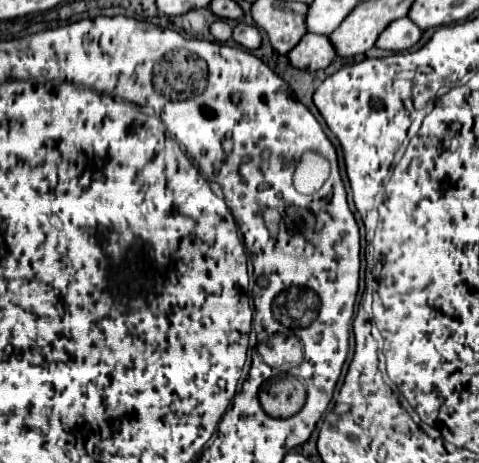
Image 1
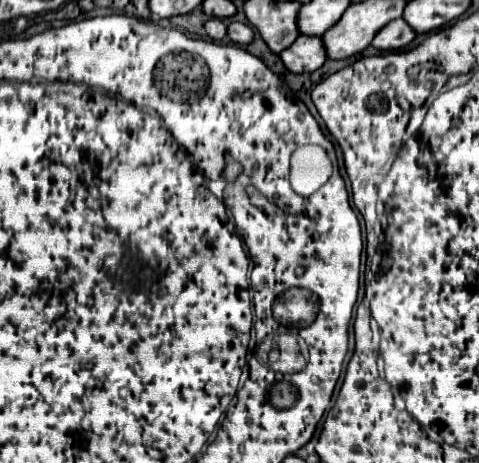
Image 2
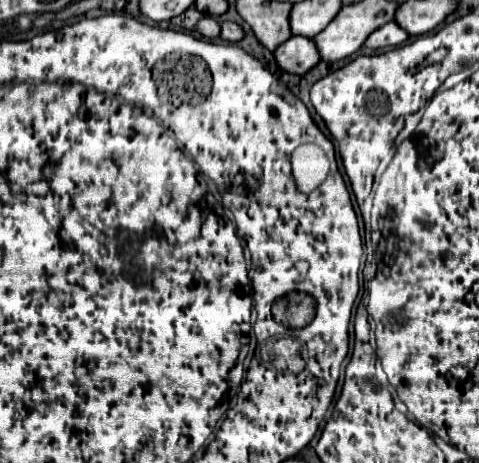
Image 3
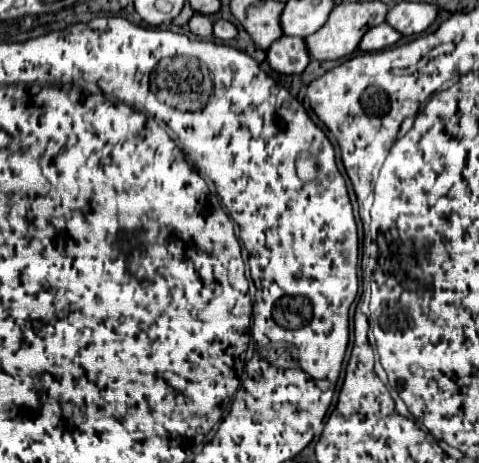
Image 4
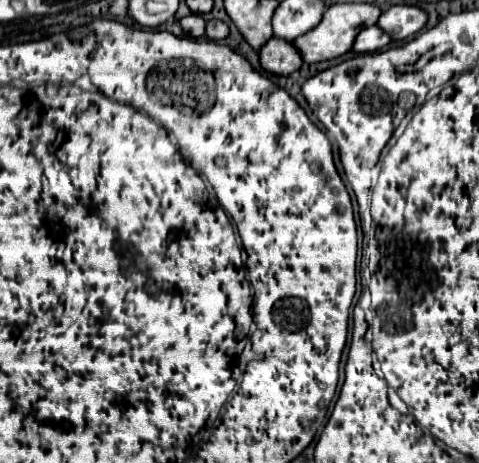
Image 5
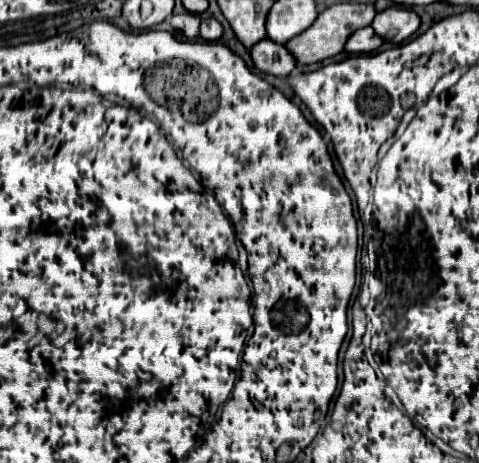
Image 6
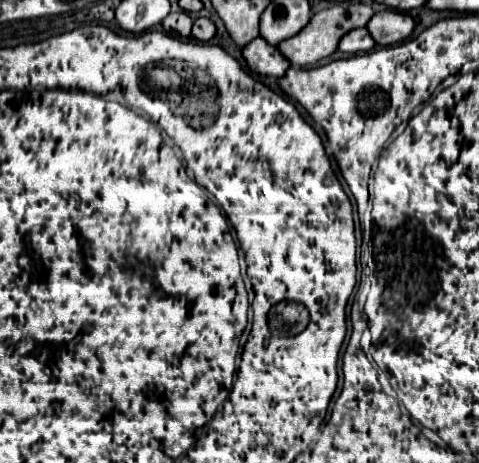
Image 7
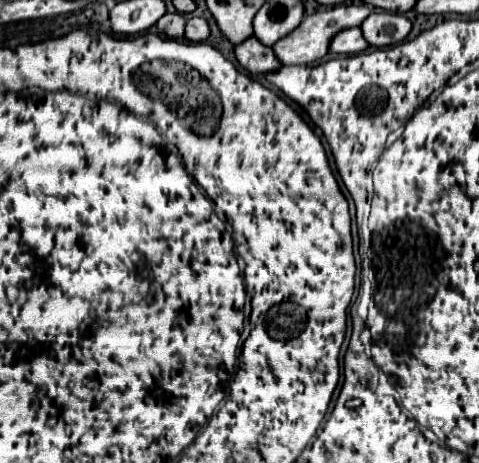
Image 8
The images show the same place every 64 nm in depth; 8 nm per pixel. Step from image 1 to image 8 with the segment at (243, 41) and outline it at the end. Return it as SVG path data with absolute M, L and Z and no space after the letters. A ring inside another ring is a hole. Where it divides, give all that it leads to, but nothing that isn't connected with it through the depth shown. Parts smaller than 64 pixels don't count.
M190 18L184 28L184 38L190 42L204 42L210 34L210 28L204 18Z

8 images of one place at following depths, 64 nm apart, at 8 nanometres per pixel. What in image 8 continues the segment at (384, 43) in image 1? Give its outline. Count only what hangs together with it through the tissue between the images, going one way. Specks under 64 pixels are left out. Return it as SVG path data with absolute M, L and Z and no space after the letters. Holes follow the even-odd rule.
M348 28L344 32L338 32L330 44L330 52L336 52L336 54L358 54L366 48L368 48L368 42L364 40L360 28Z

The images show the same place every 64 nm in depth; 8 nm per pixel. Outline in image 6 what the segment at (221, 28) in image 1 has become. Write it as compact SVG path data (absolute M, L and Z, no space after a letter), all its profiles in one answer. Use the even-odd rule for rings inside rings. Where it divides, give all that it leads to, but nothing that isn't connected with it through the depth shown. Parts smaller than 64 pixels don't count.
M188 12L186 14L176 14L176 16L170 18L170 26L186 38L198 36L198 24L200 24L200 18L194 16L194 14L188 14Z

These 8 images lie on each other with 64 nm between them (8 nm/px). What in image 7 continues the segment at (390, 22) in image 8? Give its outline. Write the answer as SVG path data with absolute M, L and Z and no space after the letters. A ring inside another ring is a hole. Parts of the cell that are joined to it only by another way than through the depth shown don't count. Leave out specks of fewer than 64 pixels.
M382 10L366 24L370 36L378 46L392 46L406 40L414 30L414 18L408 12Z

